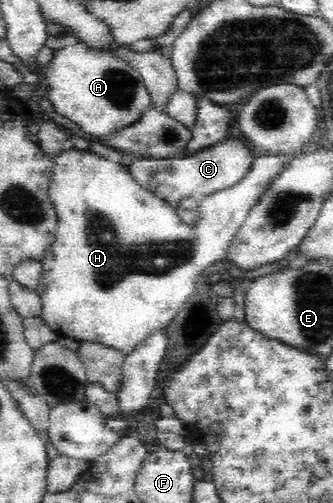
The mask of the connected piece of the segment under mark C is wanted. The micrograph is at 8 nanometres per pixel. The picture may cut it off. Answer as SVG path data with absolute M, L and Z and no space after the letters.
M230 139L218 144L198 149L185 156L160 159L144 158L130 163L127 171L132 178L170 206L179 207L184 198L198 198L224 190L238 184L251 170L250 149L239 139Z

